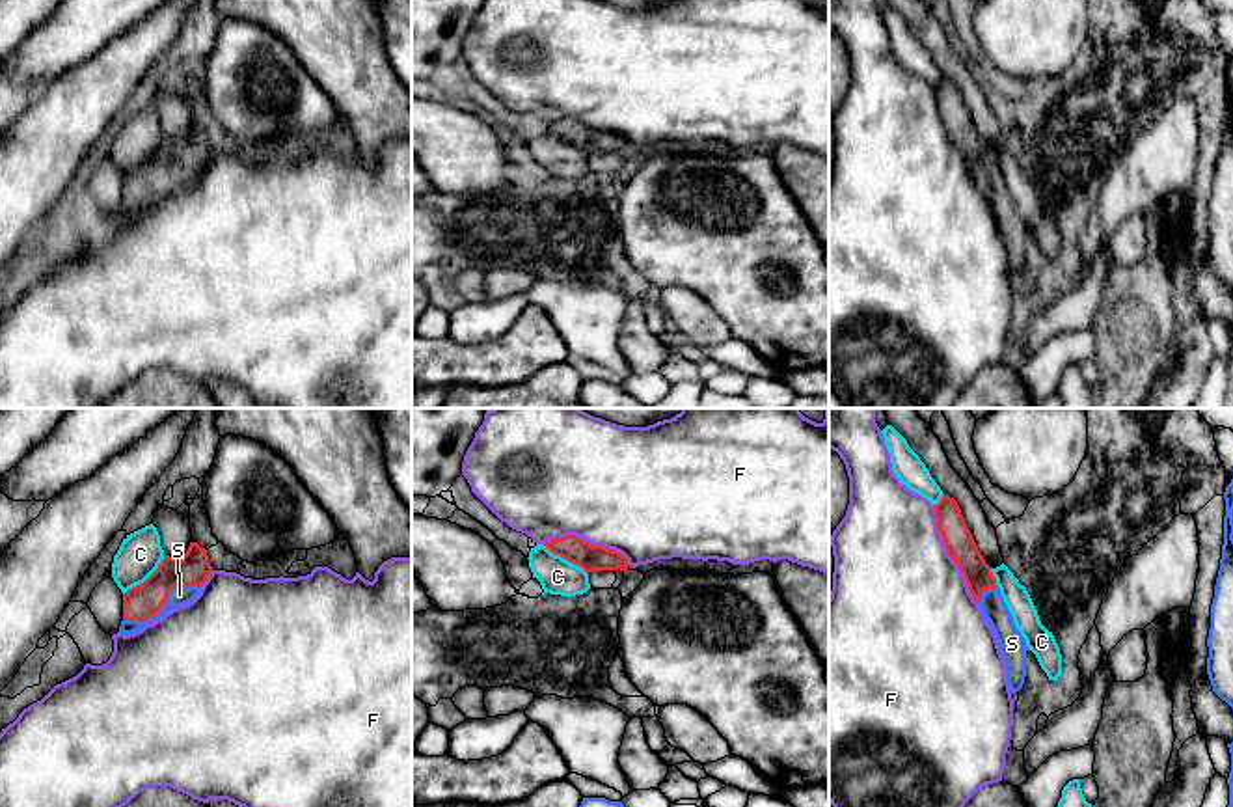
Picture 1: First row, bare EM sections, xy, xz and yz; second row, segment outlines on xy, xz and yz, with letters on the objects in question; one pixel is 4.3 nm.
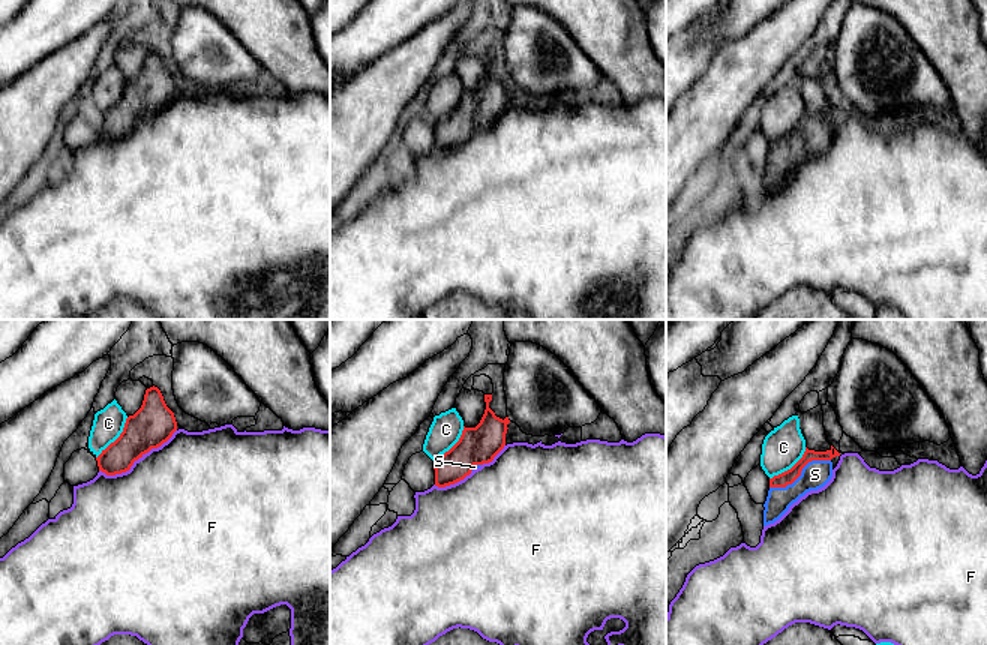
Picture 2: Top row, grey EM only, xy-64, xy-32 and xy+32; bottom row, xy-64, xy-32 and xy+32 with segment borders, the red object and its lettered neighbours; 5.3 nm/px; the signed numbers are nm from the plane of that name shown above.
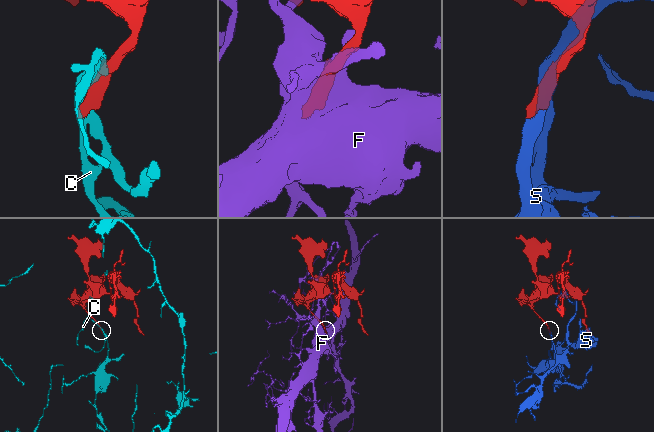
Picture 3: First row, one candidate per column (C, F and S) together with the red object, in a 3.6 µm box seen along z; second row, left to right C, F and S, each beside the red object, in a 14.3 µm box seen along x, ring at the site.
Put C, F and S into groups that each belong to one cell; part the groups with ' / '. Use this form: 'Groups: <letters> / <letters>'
Groups: C / F / S

